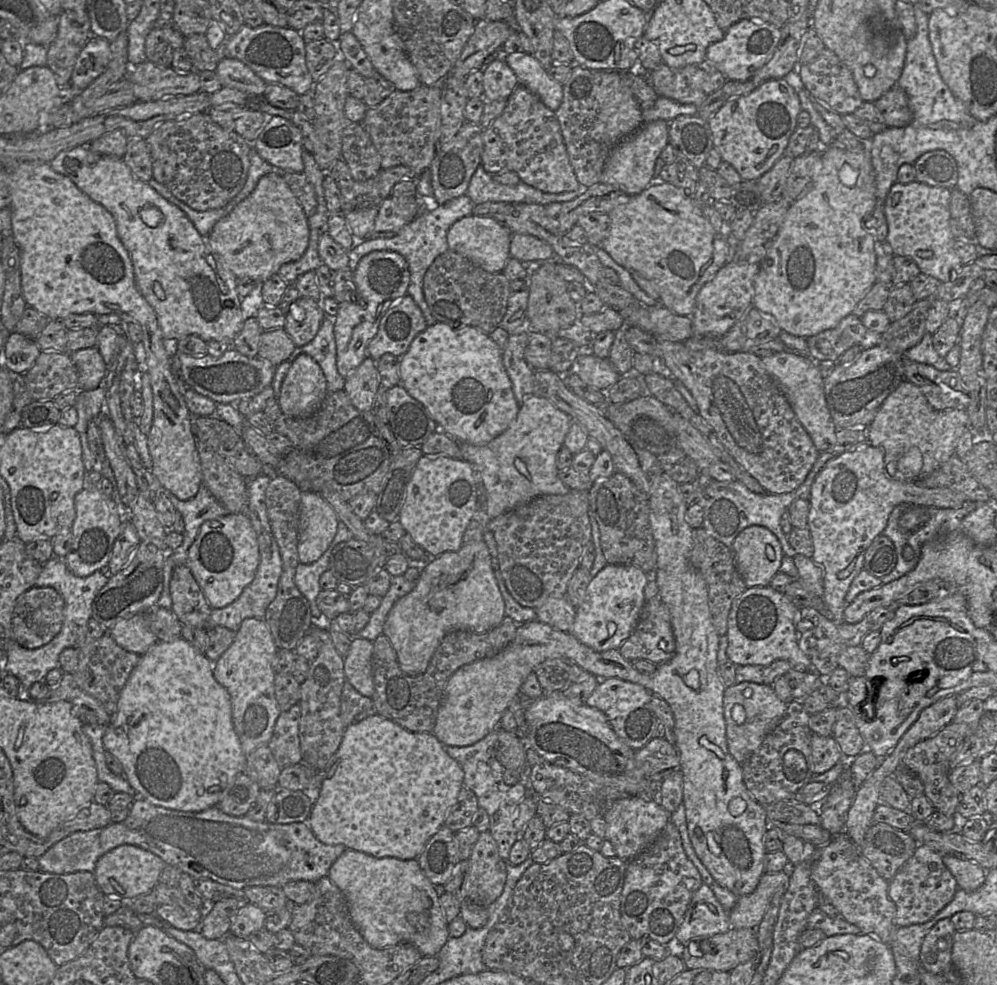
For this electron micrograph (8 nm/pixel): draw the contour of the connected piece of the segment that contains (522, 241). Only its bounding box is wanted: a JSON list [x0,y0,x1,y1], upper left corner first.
[510,234,559,263]

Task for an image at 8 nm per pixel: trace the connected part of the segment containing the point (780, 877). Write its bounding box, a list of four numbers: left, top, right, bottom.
[729,863,793,929]

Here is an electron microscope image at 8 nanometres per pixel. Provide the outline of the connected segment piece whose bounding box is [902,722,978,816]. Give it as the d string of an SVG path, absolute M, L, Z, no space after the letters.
M951 722L933 736L918 742L909 748L902 758L902 767L914 773L924 785L924 795L933 805L935 811L948 816L956 816L956 809L961 795L949 781L951 760L965 741L972 736L978 726Z

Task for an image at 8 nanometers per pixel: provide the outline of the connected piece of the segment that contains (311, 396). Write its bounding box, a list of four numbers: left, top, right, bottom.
[277,354,327,418]

